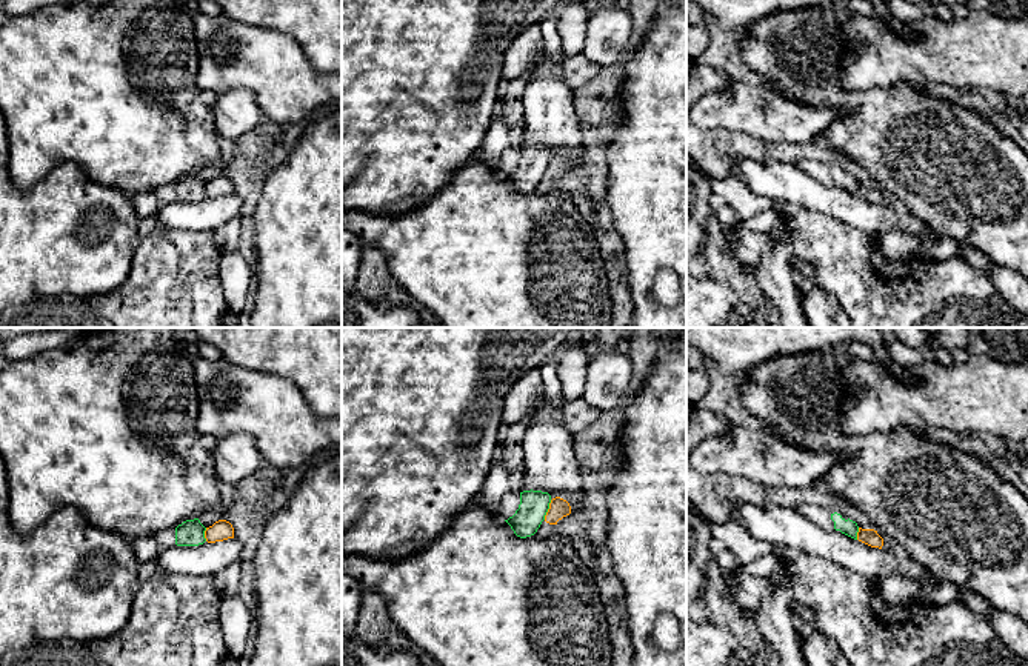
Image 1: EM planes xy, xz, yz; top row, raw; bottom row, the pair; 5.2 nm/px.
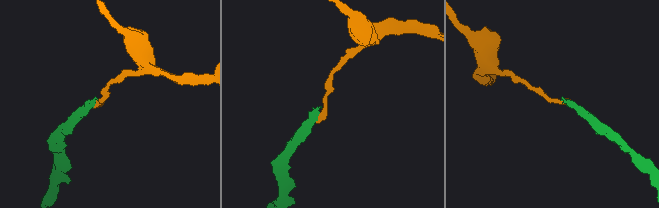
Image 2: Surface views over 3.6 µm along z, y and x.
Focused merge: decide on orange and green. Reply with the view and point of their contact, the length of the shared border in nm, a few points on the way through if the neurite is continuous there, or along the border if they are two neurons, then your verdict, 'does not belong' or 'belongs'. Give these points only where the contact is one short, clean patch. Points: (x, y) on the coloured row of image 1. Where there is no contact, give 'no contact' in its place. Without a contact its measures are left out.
xz (548, 509) | 110 nm | along xz (551, 500), (544, 519) | does not belong

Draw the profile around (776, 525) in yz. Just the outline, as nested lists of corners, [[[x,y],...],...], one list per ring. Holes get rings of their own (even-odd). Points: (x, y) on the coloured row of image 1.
[[[773,503],[766,506],[737,504],[736,509],[740,523],[754,538],[774,546],[785,544],[813,558],[829,560],[871,581],[879,583],[893,575],[903,575],[922,586],[926,578],[928,571],[903,549],[886,552],[842,532],[825,531],[797,509]]]

